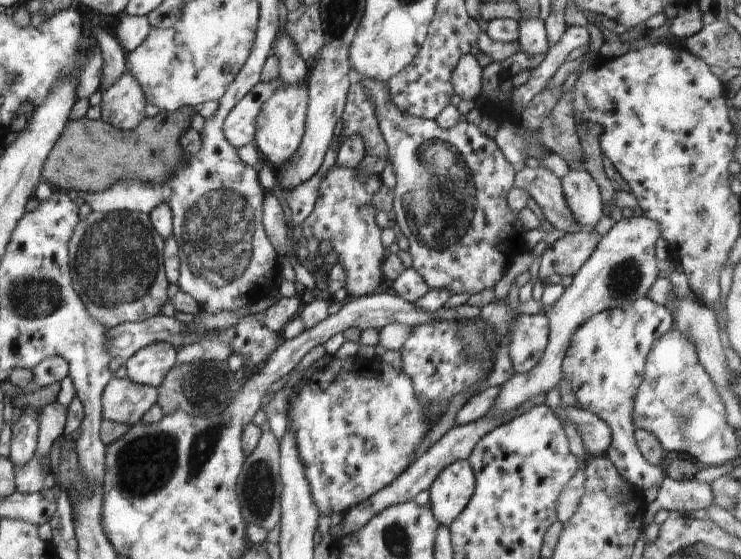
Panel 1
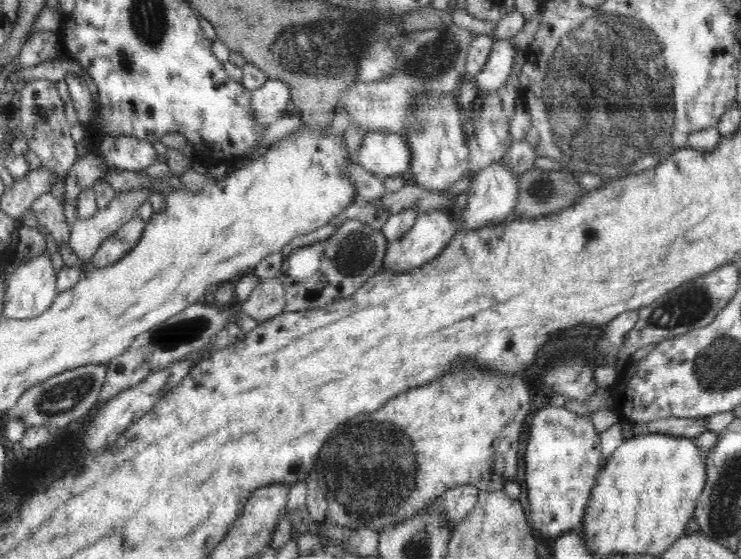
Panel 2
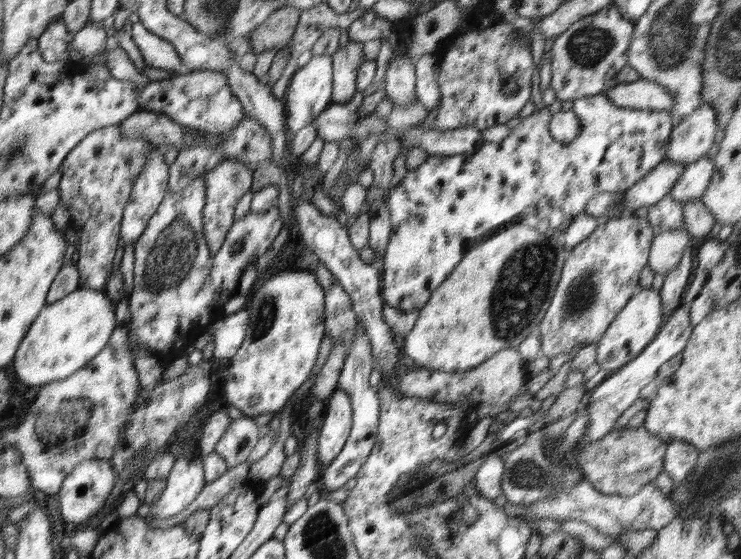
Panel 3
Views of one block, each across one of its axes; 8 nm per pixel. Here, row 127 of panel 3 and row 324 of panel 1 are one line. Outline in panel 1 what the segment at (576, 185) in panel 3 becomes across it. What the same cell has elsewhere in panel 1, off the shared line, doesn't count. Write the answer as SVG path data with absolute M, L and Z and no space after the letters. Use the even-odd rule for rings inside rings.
M648 296L637 298L636 302L633 302L627 308L604 310L588 318L576 329L561 366L563 378L571 382L578 406L592 412L592 414L596 414L610 427L612 442L610 442L610 446L605 452L610 462L614 464L624 480L627 480L640 491L648 490L652 486L658 490L666 476L664 465L652 466L648 464L640 450L638 450L634 436L636 426L634 420L632 420L634 398L636 398L638 388L644 382L646 359L652 348L653 341L666 334L674 326L673 323L671 311L666 306L652 301ZM543 312L519 315L510 330L512 336L508 354L514 372L524 376L538 364L544 354L549 339L549 320Z

